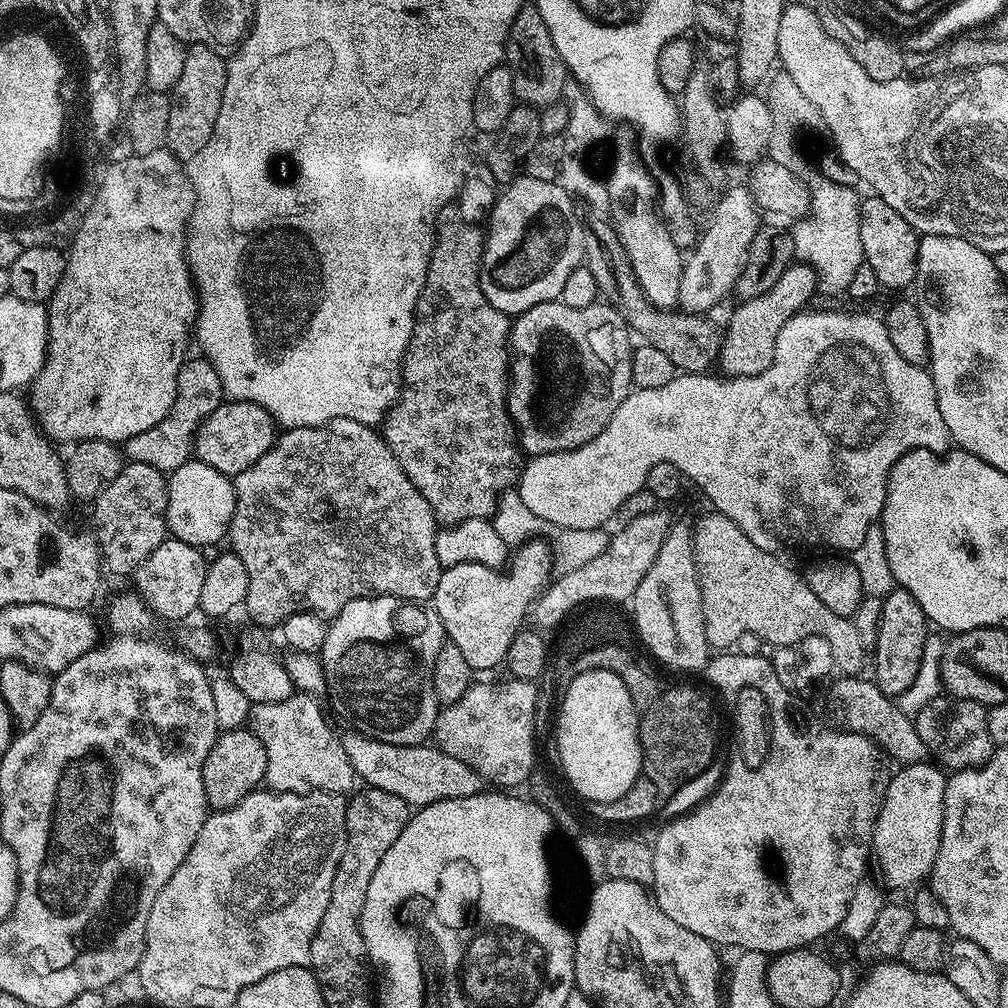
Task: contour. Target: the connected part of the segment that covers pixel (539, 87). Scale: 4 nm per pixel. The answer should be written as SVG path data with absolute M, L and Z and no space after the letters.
M525 6L514 18L506 38L503 63L512 72L514 94L521 105L543 110L561 103L563 87L570 73L558 50L554 50L554 38L550 38L550 30L546 22L542 22L542 14L538 14L536 7Z

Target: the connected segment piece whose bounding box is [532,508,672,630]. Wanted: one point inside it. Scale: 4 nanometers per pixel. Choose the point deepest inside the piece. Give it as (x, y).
(614, 576)

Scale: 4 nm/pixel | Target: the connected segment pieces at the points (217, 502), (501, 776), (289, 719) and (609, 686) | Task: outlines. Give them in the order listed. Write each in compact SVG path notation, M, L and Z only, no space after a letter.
M189 458L178 470L168 477L166 498L166 522L171 539L193 544L195 548L207 543L220 544L228 535L228 527L236 505L236 485L229 477L222 475L214 466Z
M508 678L505 681L504 688L473 682L458 702L443 705L436 718L434 744L450 754L450 758L466 762L466 766L483 776L489 785L516 790L519 784L527 785L533 775L538 735L535 724L538 688L530 680Z
M294 694L290 698L286 698L286 702L270 702L269 704L252 704L251 705L246 724L247 724L247 727L251 730L251 732L253 732L253 734L255 734L255 736L258 738L258 742L262 742L262 746L266 748L266 772L264 774L264 784L267 785L267 787L271 789L271 791L299 792L299 793L301 792L335 792L337 794L348 794L353 791L354 785L352 785L352 783L354 782L357 783L358 777L356 775L355 770L352 769L352 767L350 766L350 758L346 758L346 750L344 749L344 745L342 743L341 737L339 735L336 737L335 734L332 733L332 728L330 725L328 725L329 717L326 715L326 712L325 712L326 717L324 717L324 712L322 709L320 709L320 703L321 701L317 699L317 697L315 696L305 696L303 694Z
M610 670L578 674L559 697L555 726L560 768L581 801L614 803L641 779L644 752L640 748L640 727L630 690L626 690L626 682L618 674L610 674Z

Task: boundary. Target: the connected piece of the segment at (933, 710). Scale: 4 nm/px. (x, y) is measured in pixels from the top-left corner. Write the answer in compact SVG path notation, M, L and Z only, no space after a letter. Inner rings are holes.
M941 694L937 700L930 702L930 706L922 706L920 713L914 717L914 723L918 738L922 738L929 753L933 757L936 755L935 759L945 769L979 768L994 751L990 730L986 727L987 713L988 708L978 702L957 700L955 696Z

